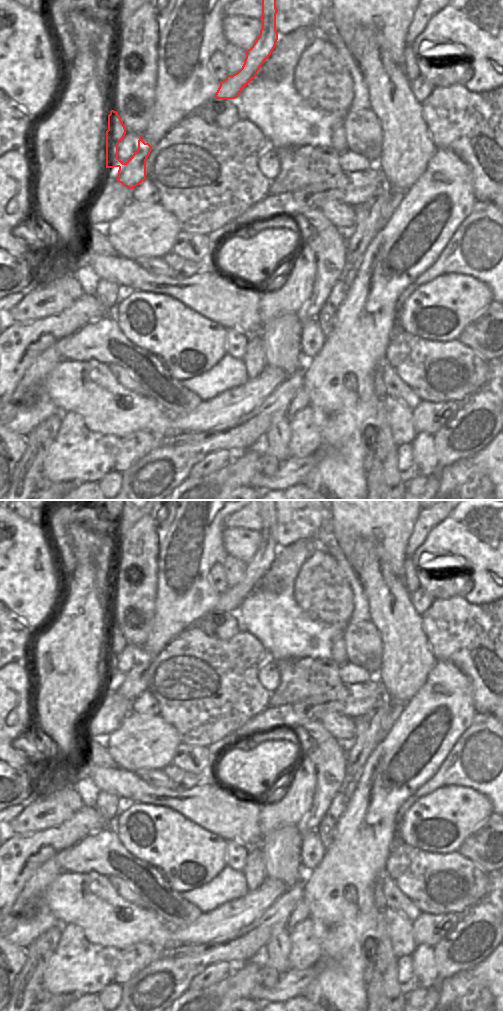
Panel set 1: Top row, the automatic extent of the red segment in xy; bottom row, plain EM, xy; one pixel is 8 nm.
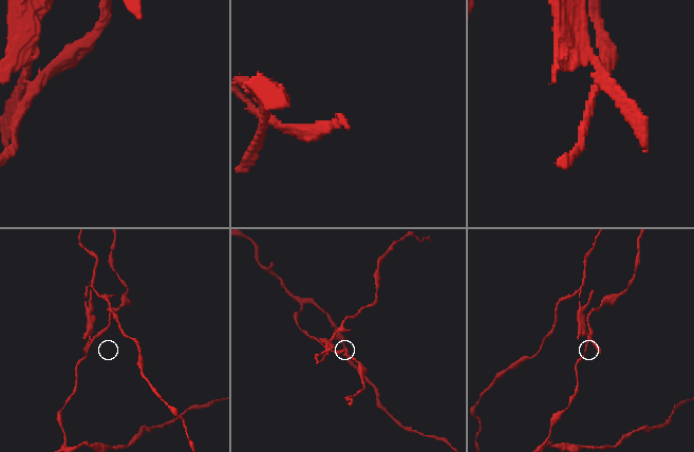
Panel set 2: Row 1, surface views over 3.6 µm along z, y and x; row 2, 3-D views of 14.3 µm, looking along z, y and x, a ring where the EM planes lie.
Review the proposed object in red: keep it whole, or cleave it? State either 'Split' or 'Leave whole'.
Split.

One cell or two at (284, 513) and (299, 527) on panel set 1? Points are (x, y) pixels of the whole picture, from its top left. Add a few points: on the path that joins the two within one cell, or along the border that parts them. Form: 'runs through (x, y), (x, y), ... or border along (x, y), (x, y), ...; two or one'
runs through (288, 516), (295, 523); one

